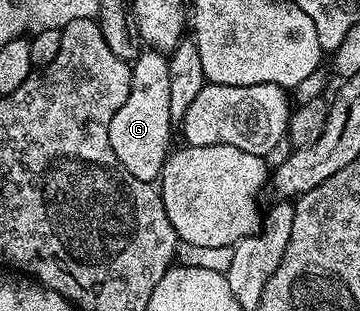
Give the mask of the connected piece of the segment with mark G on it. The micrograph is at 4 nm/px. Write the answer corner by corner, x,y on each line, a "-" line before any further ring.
149,48
134,59
130,72
132,84
128,92
128,100
120,104
120,112
112,116
112,124
108,128
108,140
112,144
112,152
116,152
116,160
136,176
136,180
153,183
161,175
168,155
171,153
170,101
172,95
168,89
168,58
158,51

